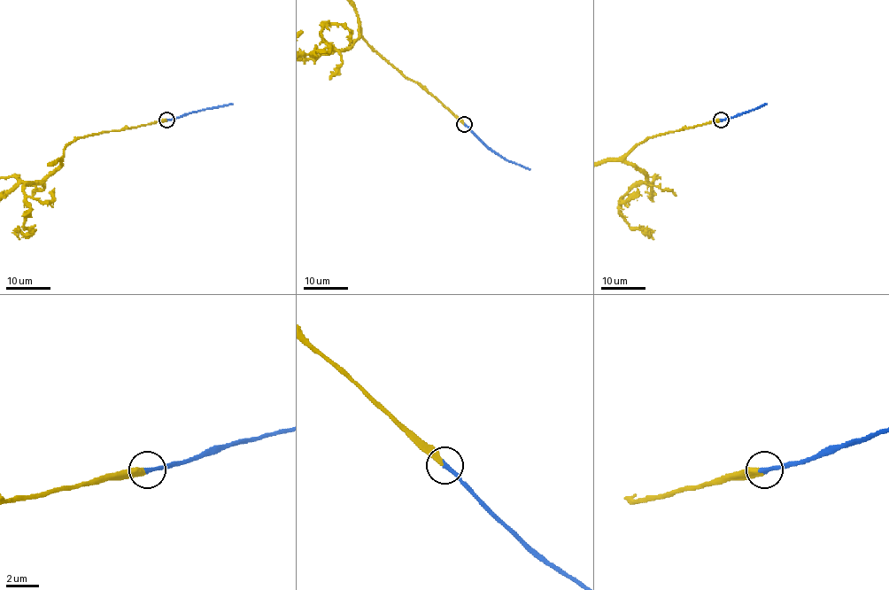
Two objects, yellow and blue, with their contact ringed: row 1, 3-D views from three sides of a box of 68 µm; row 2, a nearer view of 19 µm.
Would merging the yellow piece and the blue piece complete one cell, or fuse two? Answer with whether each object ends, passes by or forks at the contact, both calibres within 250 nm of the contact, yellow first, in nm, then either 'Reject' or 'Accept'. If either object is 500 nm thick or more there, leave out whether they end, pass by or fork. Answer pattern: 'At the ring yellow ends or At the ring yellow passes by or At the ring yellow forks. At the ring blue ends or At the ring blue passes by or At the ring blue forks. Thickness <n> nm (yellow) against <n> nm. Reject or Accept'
At the ring yellow ends. At the ring blue ends. Thickness 300 nm (yellow) against 280 nm. Accept

